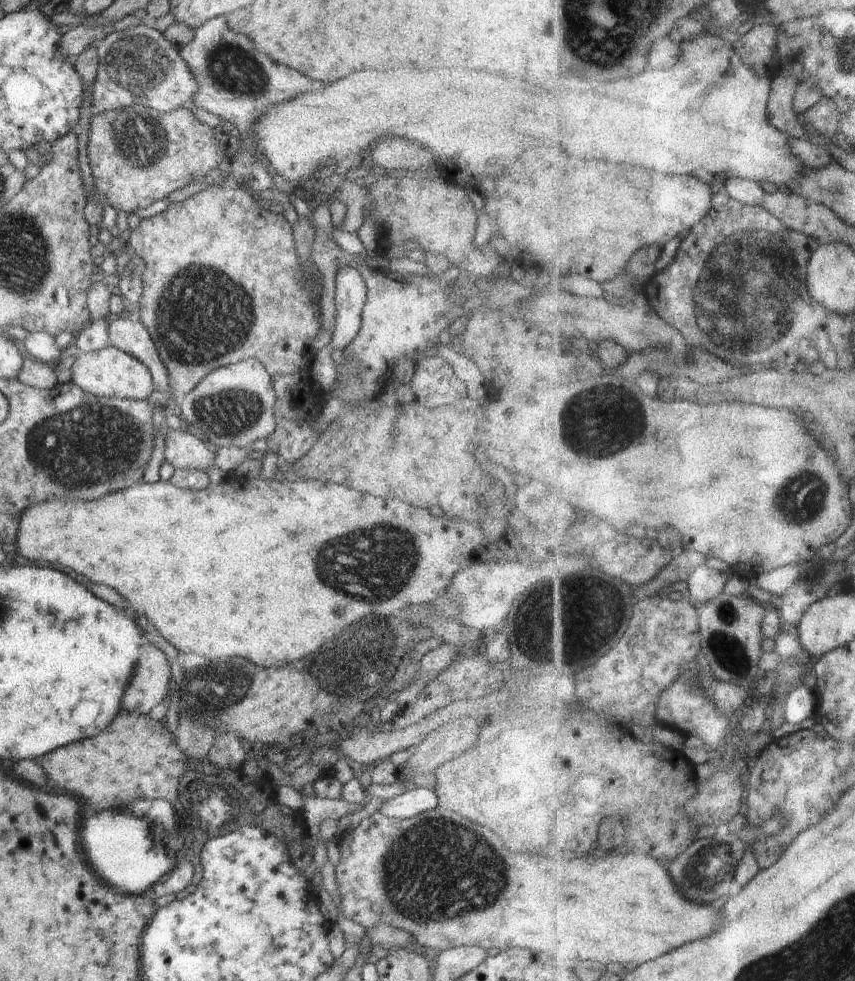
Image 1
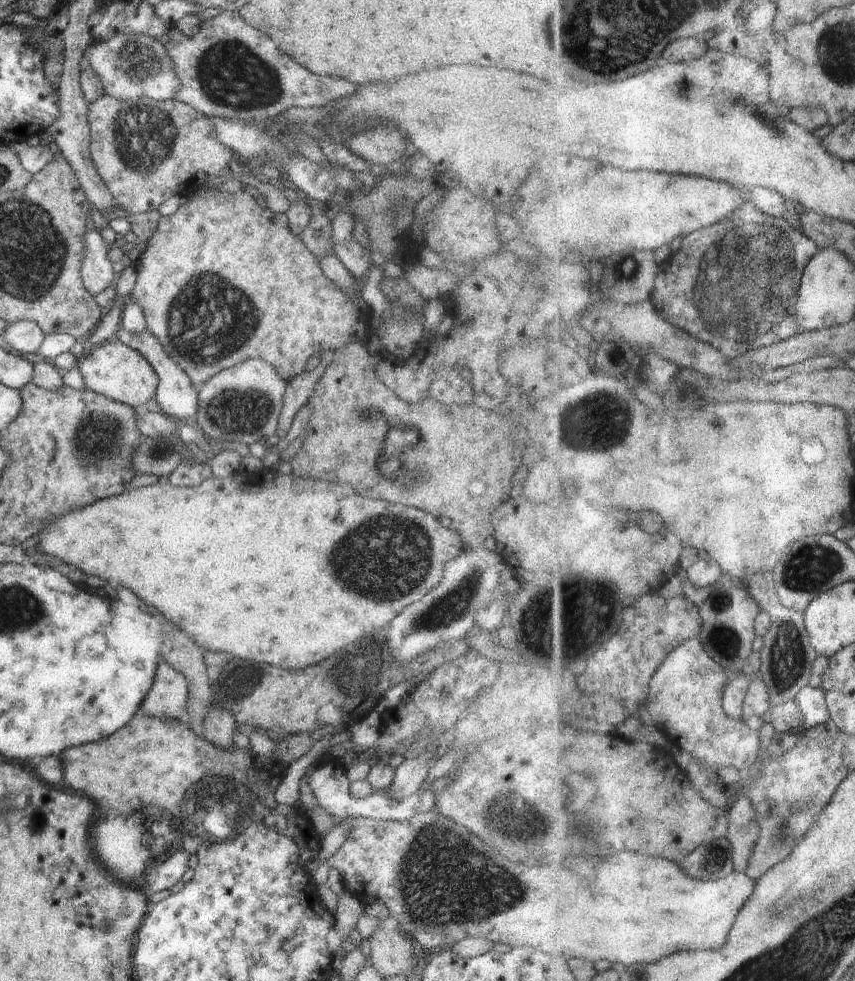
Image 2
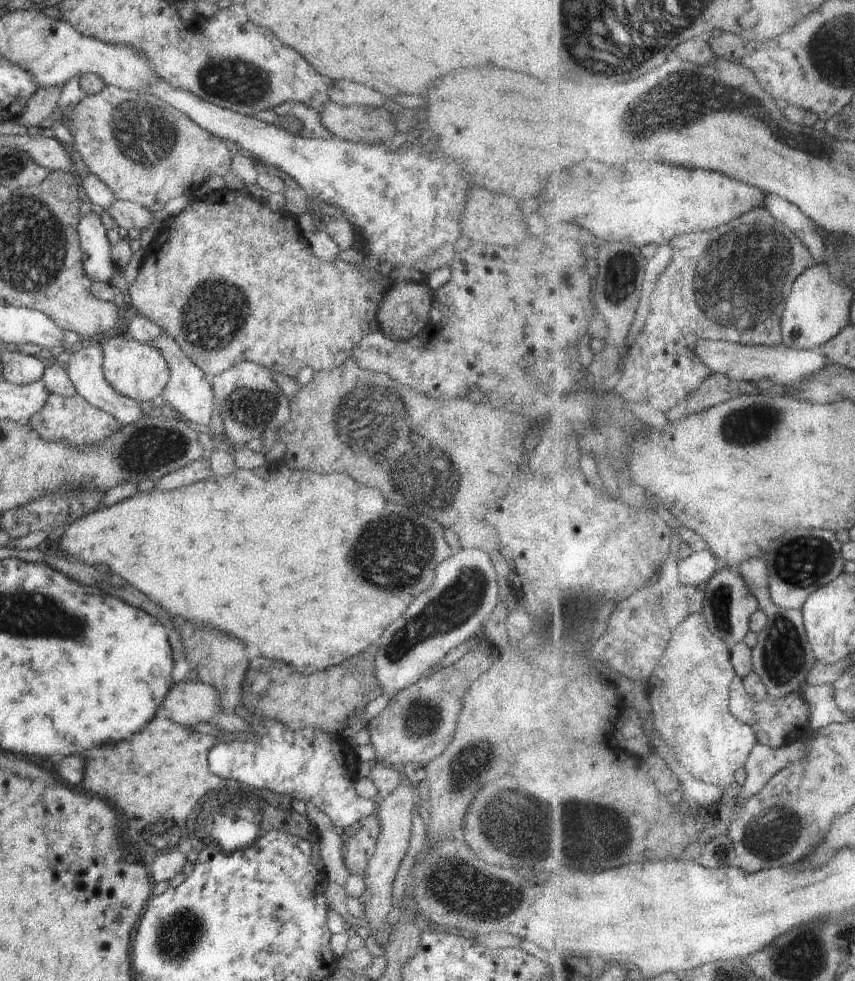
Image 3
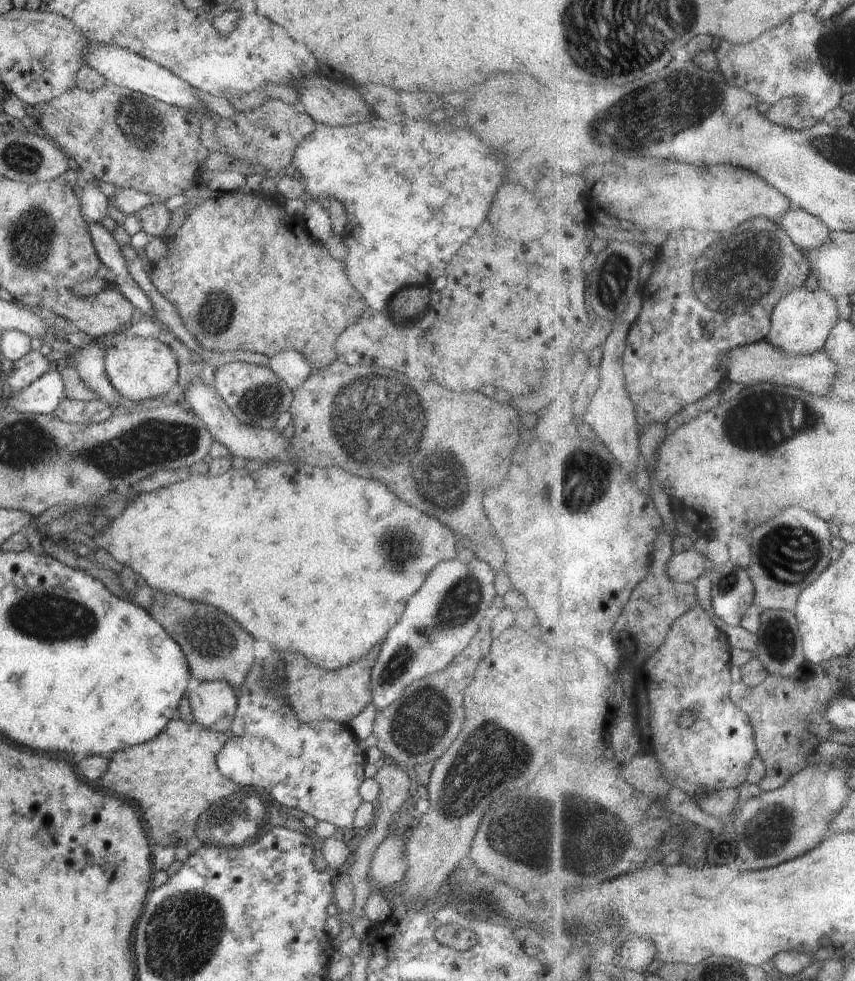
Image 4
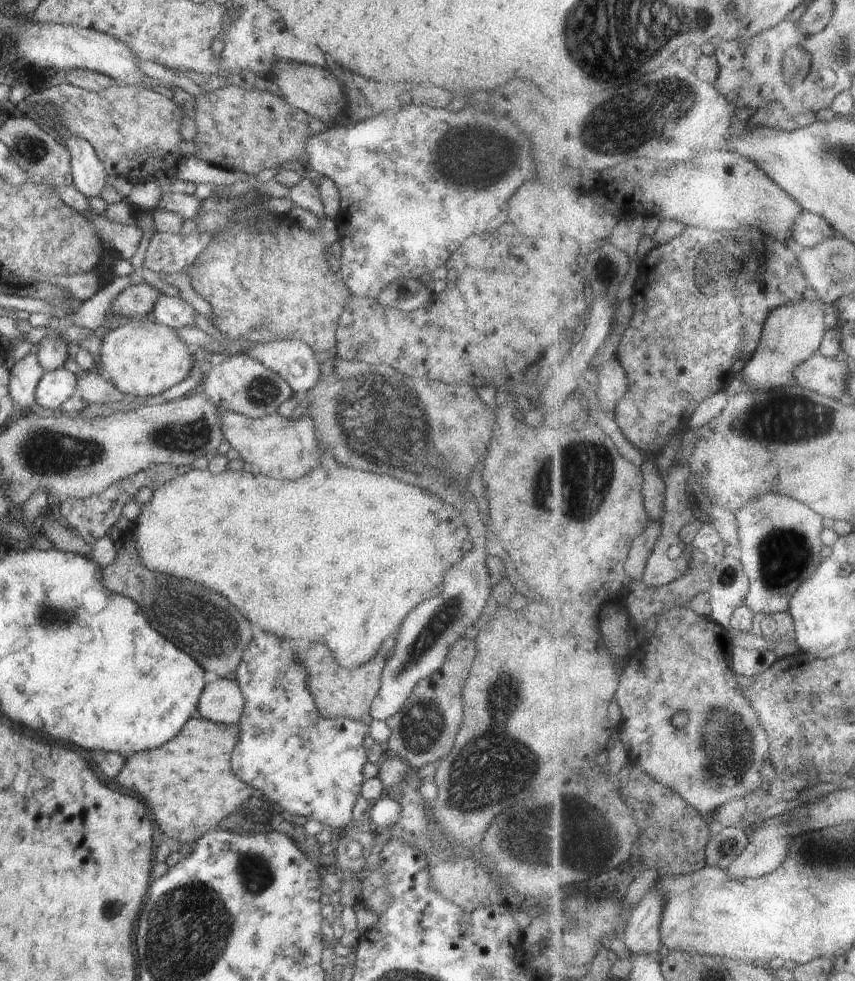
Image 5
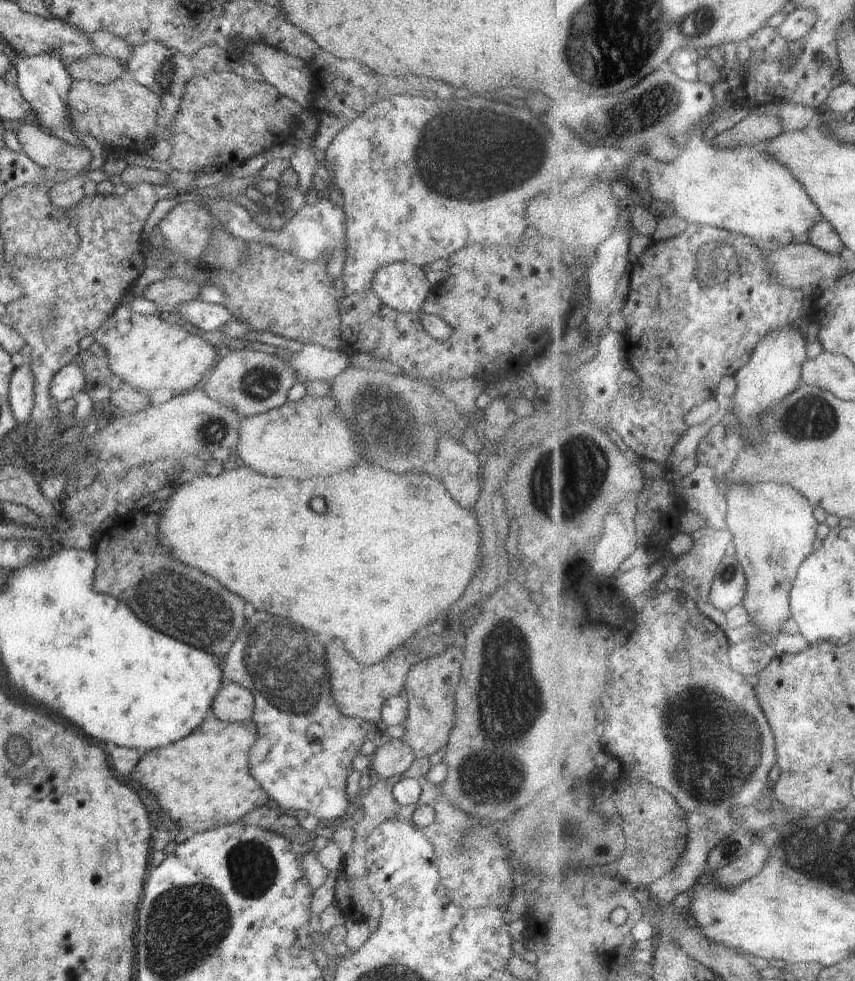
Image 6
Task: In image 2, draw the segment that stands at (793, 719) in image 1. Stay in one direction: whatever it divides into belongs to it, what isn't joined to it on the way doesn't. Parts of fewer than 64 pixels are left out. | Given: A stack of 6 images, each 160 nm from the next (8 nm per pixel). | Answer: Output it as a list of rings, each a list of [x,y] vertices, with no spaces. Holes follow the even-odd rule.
[[[806,686],[800,691],[794,702],[804,715],[801,730],[814,728],[831,720],[827,694],[823,687]]]

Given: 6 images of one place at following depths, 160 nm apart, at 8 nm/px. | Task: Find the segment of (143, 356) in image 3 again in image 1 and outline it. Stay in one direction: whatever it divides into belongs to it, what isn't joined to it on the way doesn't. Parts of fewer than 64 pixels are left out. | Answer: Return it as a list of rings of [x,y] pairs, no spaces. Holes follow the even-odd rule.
[[[108,346],[89,353],[80,352],[71,366],[72,380],[85,393],[97,397],[146,400],[155,386],[151,372],[131,354]]]

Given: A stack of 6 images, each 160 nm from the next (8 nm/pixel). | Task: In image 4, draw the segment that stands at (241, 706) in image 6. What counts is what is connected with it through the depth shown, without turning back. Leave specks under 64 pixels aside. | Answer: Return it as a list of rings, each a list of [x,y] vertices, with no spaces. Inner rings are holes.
[[[204,681],[188,698],[194,722],[214,731],[228,731],[237,711],[237,691],[224,681]]]

